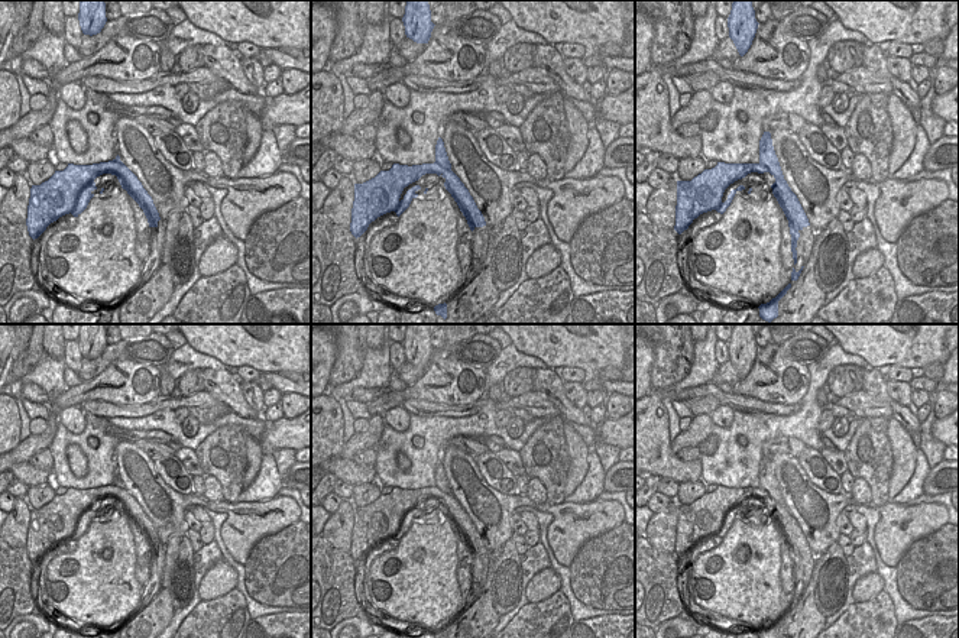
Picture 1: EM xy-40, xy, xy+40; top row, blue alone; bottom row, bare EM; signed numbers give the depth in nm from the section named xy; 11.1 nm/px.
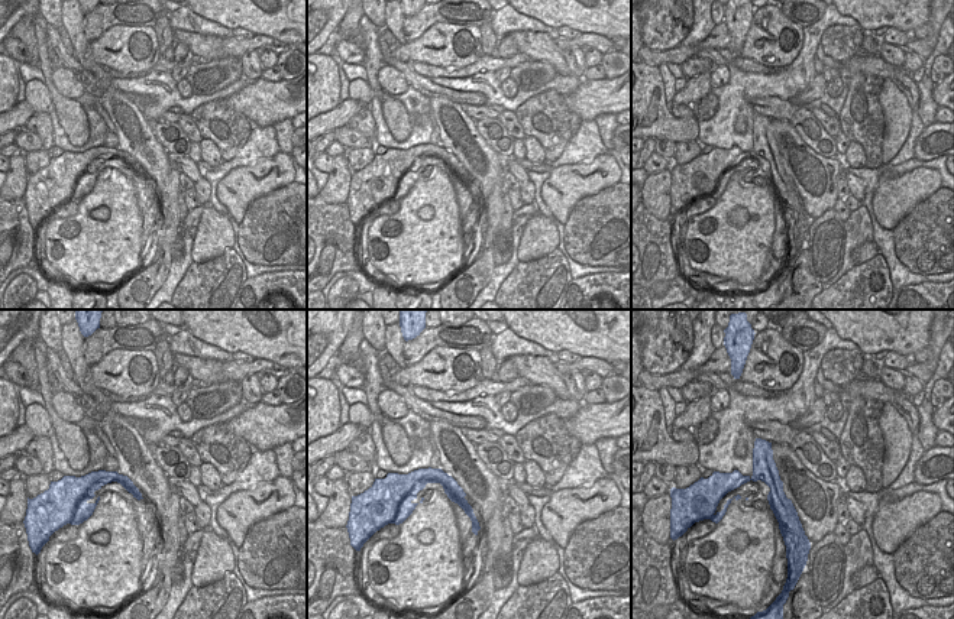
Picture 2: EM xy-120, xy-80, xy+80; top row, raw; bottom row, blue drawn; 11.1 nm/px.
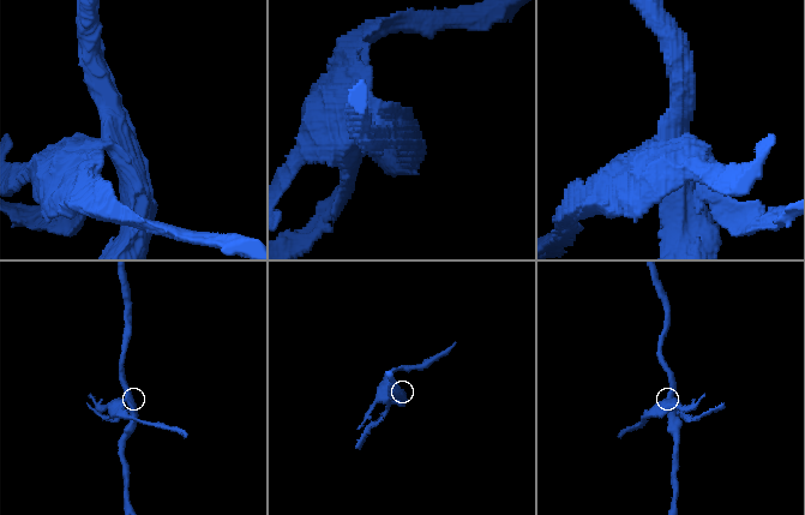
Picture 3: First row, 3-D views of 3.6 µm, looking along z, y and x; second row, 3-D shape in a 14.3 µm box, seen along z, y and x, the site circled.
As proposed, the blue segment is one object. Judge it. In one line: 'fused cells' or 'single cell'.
fused cells

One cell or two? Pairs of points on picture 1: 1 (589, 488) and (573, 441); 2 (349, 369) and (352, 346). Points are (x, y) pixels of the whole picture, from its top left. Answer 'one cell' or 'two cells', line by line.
1: two cells
2: one cell

